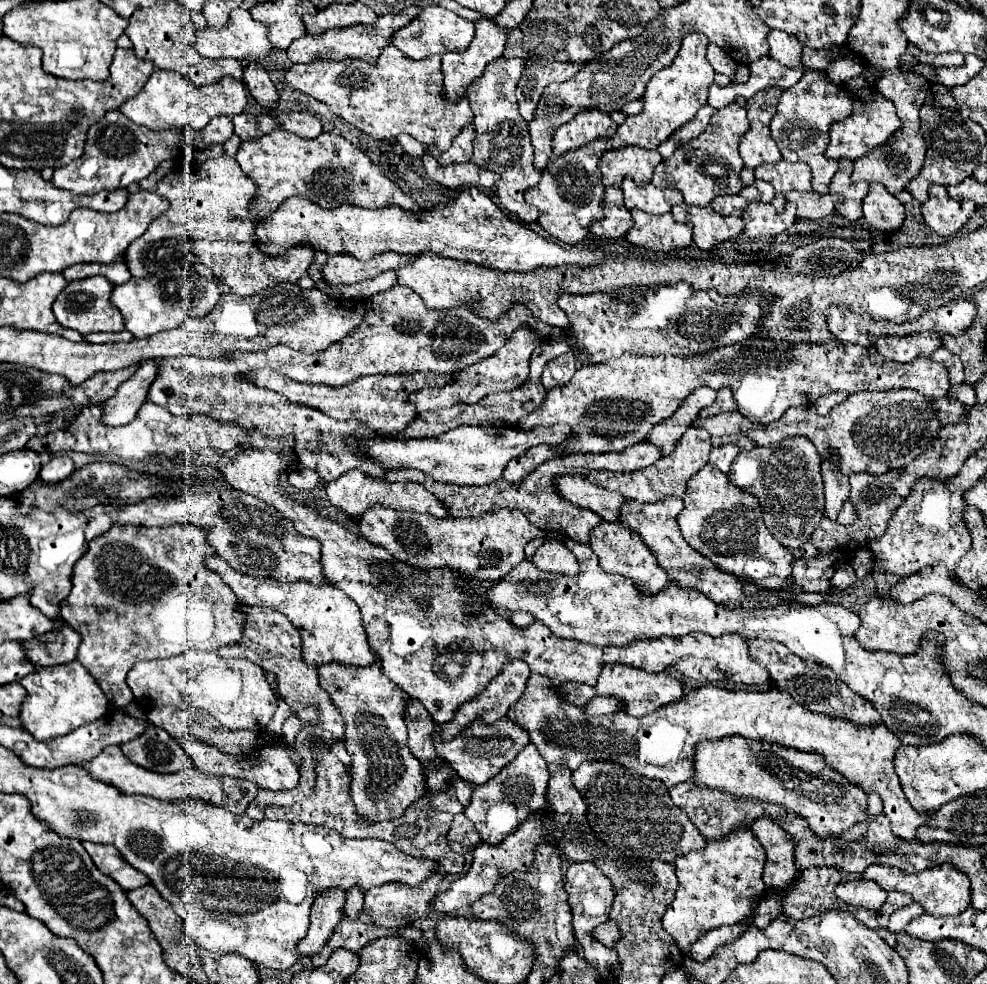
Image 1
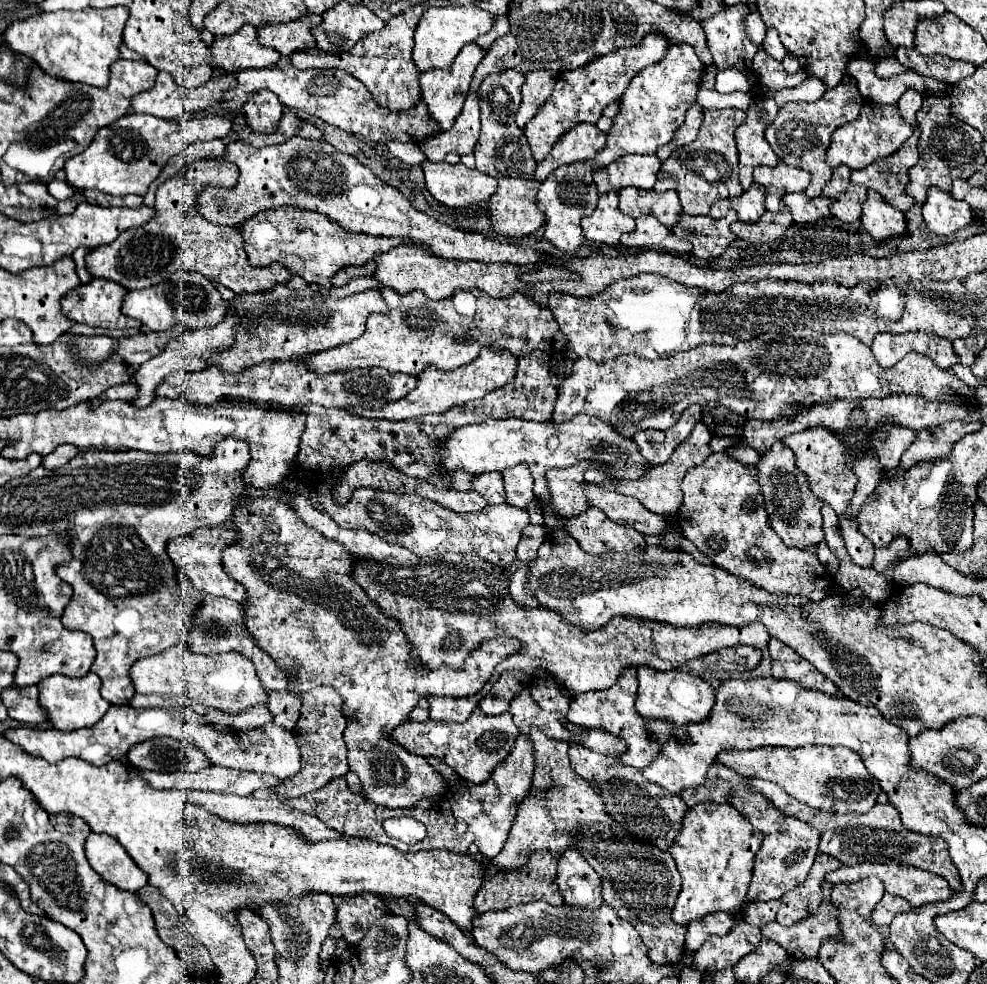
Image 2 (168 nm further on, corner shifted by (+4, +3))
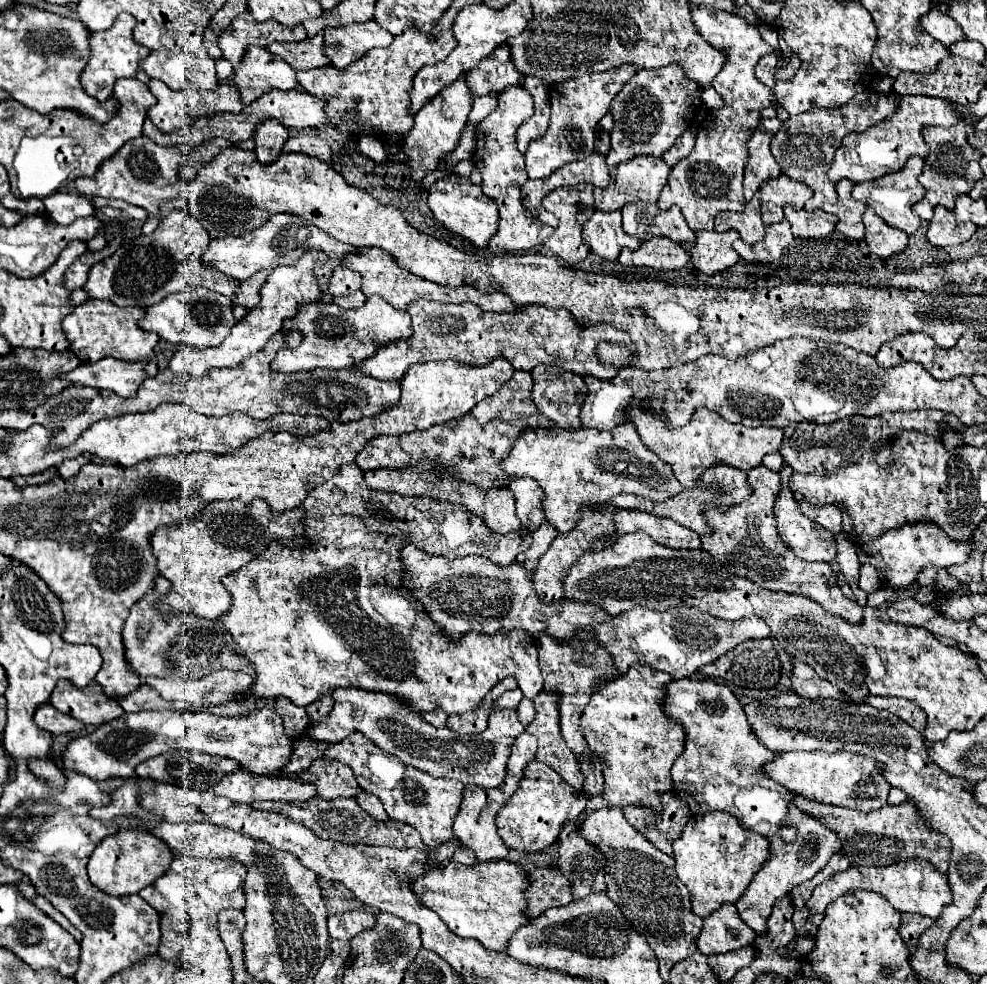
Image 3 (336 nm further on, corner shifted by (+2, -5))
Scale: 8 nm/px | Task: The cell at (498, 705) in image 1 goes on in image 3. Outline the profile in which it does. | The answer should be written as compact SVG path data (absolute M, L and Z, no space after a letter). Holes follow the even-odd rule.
M512 689L512 691L506 691L504 695L500 695L498 701L494 701L494 711L496 709L516 709L518 703L522 699L522 691L520 689Z

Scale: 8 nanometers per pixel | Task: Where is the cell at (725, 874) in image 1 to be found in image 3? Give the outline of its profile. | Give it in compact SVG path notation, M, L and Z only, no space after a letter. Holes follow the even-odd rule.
M702 813L690 817L682 835L672 843L676 875L688 887L692 913L706 919L724 903L736 903L768 857L768 839L744 829L730 813Z

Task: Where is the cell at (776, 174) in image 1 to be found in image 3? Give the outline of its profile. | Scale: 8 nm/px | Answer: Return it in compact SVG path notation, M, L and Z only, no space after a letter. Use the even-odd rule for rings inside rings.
M780 175L772 181L766 181L760 187L762 207L792 205L794 209L802 209L810 197L812 197L812 189L808 185L802 185L802 181L790 179L788 175Z

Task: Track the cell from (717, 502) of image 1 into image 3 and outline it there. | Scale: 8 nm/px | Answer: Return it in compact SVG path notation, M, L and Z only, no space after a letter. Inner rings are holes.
M758 465L752 471L748 471L748 483L750 483L752 491L750 491L750 497L746 497L746 501L742 501L738 505L732 505L726 511L722 511L722 509L706 509L706 521L710 521L712 531L708 535L700 537L702 549L706 553L710 553L716 561L726 565L726 569L730 569L732 573L738 573L738 577L746 577L746 579L750 579L750 581L754 581L754 583L762 585L764 589L770 589L770 591L784 591L784 593L804 595L804 597L820 603L828 613L844 617L846 621L858 623L862 619L862 607L856 601L844 597L844 593L840 591L840 587L836 583L836 573L834 573L832 565L828 565L828 563L806 563L806 561L798 559L786 547L786 543L778 537L776 519L772 515L772 503L774 503L774 497L778 495L778 491L780 491L778 473L768 471L764 465Z

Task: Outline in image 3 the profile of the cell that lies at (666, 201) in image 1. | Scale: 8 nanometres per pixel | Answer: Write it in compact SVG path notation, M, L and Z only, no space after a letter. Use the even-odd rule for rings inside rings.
M630 203L622 207L624 231L638 239L650 239L656 235L670 237L676 243L694 241L694 231L686 225L679 207L668 211L656 203Z

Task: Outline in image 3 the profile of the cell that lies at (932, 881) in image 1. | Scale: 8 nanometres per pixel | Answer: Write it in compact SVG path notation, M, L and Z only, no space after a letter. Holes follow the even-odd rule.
M914 859L914 861L894 863L894 865L888 865L888 867L848 867L846 871L836 873L830 879L826 879L822 885L818 885L812 893L812 897L808 899L806 907L812 913L824 913L824 909L828 907L830 901L834 901L836 897L846 895L848 891L854 891L854 889L876 891L876 893L884 895L896 911L900 911L900 913L902 911L920 913L920 915L926 915L930 919L938 919L942 909L948 907L950 901L952 901L952 893L950 893L946 875L938 873L930 863Z

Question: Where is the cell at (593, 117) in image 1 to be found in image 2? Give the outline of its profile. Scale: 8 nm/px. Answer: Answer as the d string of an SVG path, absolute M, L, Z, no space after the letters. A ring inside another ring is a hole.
M576 125L568 137L560 139L560 145L548 153L544 163L536 165L534 177L536 181L544 181L554 169L578 161L594 159L600 149L606 147L606 133L602 133L596 125Z

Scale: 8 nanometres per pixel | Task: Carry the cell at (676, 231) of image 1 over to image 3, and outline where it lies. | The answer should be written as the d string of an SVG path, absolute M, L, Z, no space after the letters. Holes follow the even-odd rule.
M652 237L650 241L642 241L636 251L624 249L618 261L624 265L646 265L660 271L674 271L690 261L690 253L668 237Z

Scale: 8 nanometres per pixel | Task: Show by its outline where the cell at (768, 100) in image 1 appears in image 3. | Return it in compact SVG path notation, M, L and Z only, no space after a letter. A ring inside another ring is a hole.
M762 119L758 129L752 133L748 141L748 165L744 169L744 197L746 201L760 189L766 179L778 177L780 165L770 153L770 139L780 129L780 119Z

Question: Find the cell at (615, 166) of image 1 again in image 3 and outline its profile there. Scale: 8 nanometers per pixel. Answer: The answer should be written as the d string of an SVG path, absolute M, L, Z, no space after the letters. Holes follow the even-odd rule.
M634 157L626 163L620 163L610 171L610 185L606 189L594 189L594 207L600 211L618 211L626 203L636 203L636 201L646 201L646 203L656 203L662 187L666 185L668 179L668 165L660 157Z

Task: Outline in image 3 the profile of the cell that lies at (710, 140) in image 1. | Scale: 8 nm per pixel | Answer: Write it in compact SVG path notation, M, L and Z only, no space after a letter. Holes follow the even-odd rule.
M688 1L688 7L698 33L710 45L716 45L716 49L720 49L726 57L722 71L712 81L712 87L722 95L724 105L708 113L702 129L698 131L694 151L670 169L658 207L670 209L672 205L678 205L692 231L710 231L714 227L714 217L720 211L742 211L746 207L742 191L744 165L748 161L746 141L760 121L760 111L774 101L774 91L754 77L754 67L764 53L774 53L774 49L760 37L758 27L748 25L742 15L696 7L692 1Z

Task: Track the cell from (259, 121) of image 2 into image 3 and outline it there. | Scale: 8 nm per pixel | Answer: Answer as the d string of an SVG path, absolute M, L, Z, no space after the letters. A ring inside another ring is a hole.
M266 119L262 121L262 125L258 125L256 133L254 133L254 143L256 143L256 155L258 161L262 163L270 163L280 155L282 145L288 139L288 129L282 127L280 121L274 119Z

